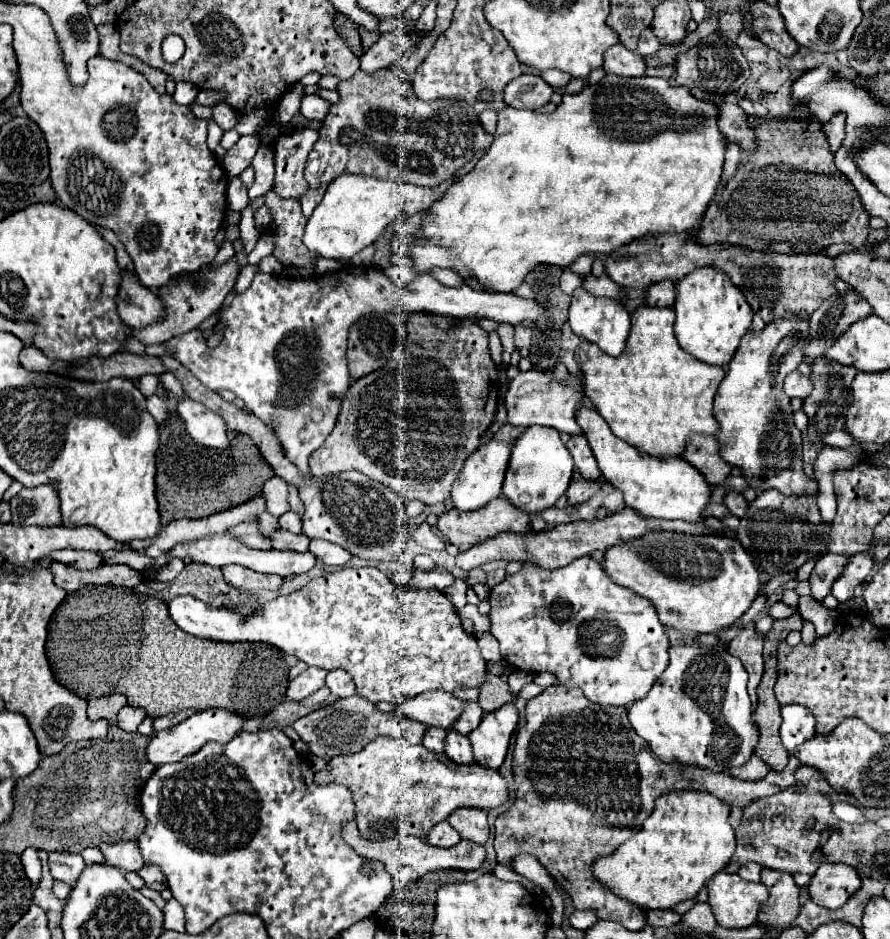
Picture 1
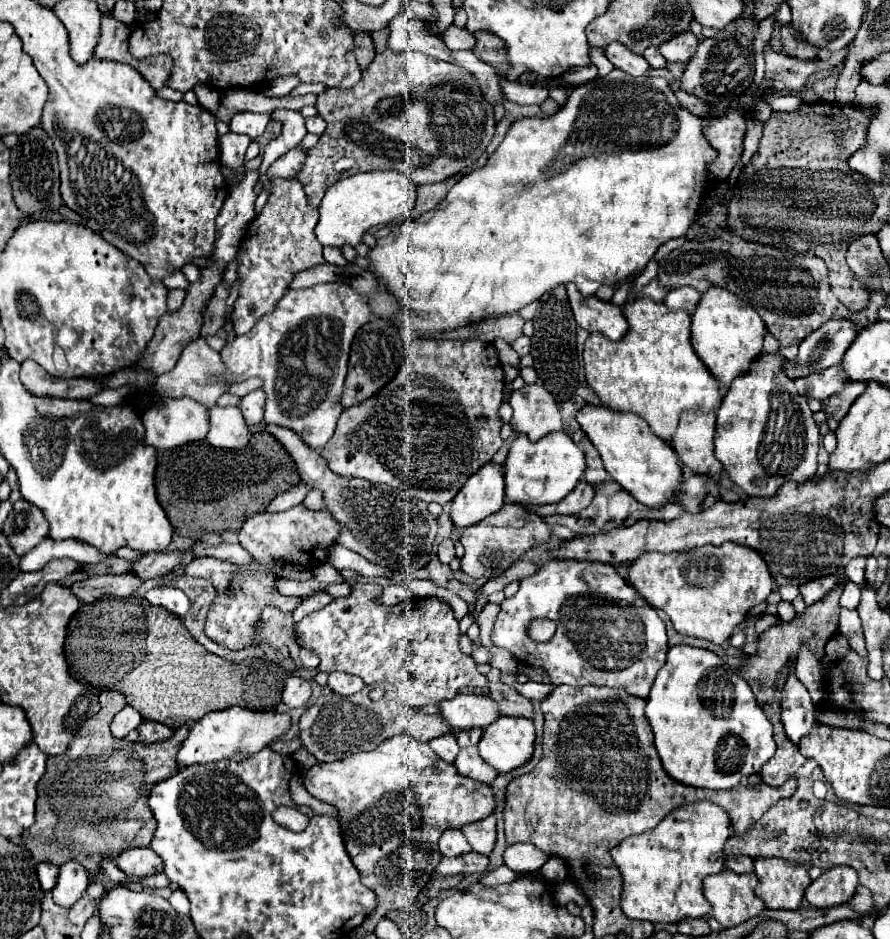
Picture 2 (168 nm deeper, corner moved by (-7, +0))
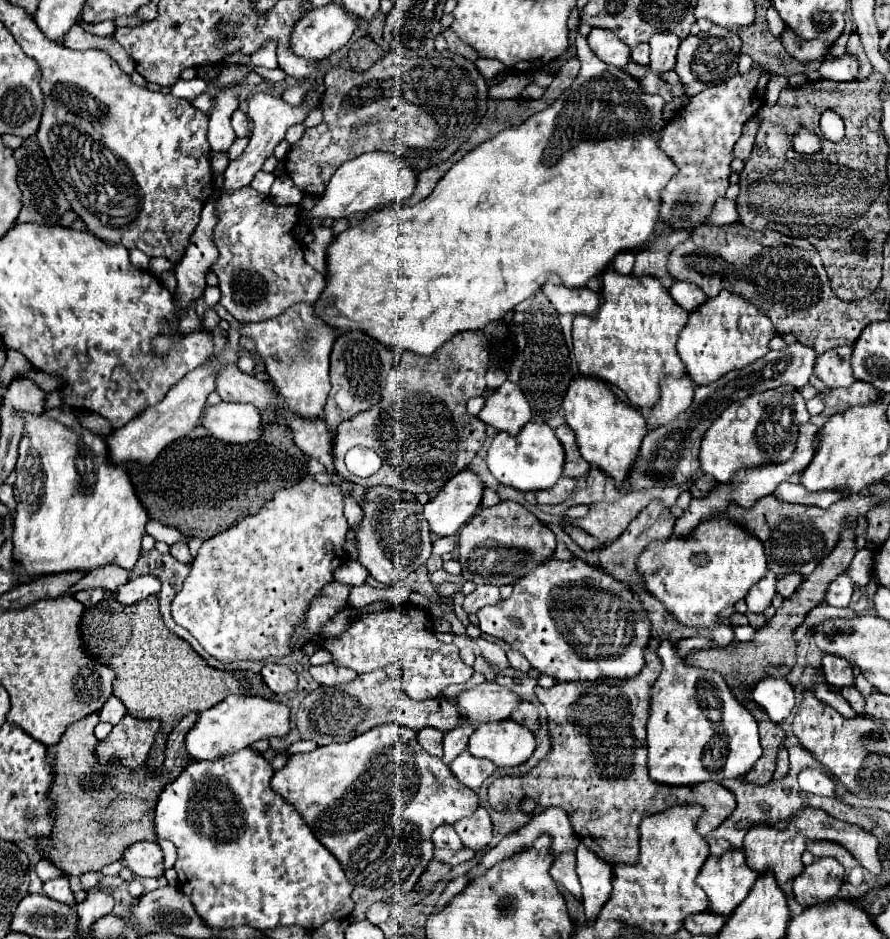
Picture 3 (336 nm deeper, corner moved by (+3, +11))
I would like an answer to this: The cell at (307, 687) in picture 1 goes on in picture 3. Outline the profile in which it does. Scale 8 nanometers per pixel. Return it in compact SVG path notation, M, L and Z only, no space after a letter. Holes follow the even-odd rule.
M270 663L270 665L264 665L262 671L260 671L262 679L266 681L266 685L276 693L276 695L282 695L282 693L290 693L296 689L296 673L292 669L288 669L286 665L280 665L280 663Z

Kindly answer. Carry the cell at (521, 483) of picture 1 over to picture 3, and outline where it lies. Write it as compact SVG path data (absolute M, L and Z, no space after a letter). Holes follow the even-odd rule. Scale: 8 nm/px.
M536 421L524 425L524 429L516 437L510 437L508 433L498 433L488 449L490 473L502 485L510 485L524 493L554 487L562 477L564 463L566 463L566 451L562 449L562 443L558 441L554 429L550 429L546 423L536 423Z

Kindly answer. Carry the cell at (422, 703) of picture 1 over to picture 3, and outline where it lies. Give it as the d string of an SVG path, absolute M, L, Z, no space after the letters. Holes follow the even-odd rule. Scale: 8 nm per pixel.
M484 681L468 691L462 691L456 697L456 705L462 723L476 727L482 721L508 719L518 705L518 695L504 685Z

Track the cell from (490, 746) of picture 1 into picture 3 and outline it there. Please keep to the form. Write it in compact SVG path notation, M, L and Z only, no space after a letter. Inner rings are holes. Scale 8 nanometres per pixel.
M516 721L482 723L470 737L468 751L474 757L486 757L496 767L514 767L524 763L536 747L534 733L522 729Z

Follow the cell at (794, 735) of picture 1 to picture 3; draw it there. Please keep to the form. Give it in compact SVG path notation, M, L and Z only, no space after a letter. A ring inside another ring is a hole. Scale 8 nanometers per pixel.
M768 677L758 681L758 685L752 691L752 699L766 709L768 717L774 723L782 723L796 705L794 687L786 677Z

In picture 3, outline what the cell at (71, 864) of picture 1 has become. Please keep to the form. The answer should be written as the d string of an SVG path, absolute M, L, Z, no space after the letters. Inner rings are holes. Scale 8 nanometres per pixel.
M66 875L62 877L56 877L56 879L50 879L44 883L44 895L54 899L54 901L60 901L60 903L74 903L74 895L70 891L70 881Z

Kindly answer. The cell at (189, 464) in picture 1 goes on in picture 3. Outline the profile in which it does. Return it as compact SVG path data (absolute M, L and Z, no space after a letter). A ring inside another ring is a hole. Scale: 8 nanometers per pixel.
M278 419L262 429L262 439L248 445L232 445L214 437L180 439L170 443L154 463L128 467L134 489L152 519L158 519L162 525L176 527L184 535L210 539L230 529L244 515L258 513L258 509L274 495L276 489L290 487L300 481L304 477L304 453L294 445L292 431L286 421Z

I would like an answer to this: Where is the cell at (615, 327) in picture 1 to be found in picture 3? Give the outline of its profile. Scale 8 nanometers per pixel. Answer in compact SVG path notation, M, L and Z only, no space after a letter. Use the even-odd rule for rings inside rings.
M558 275L548 277L548 281L542 287L544 295L552 301L558 313L572 313L572 315L588 315L594 317L600 307L598 293L590 291L588 287L582 289L568 289L560 281Z

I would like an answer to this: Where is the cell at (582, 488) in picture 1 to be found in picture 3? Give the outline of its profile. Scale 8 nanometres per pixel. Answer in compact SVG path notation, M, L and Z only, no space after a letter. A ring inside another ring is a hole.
M562 477L554 487L544 489L544 491L536 491L536 501L542 505L558 505L570 497L574 487L576 487L576 479Z

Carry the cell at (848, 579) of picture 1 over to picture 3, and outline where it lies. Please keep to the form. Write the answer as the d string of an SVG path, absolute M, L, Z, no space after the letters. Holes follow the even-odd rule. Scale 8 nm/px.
M842 573L840 577L836 577L830 583L830 587L826 591L826 603L832 607L848 607L850 597L852 597L852 589L854 589L852 579L848 577L848 573Z

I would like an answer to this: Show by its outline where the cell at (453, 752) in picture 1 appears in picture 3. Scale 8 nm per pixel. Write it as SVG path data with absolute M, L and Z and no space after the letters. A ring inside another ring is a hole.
M468 751L460 753L460 757L450 763L450 771L454 773L454 777L456 777L462 785L470 787L472 791L478 791L480 785L484 783L484 779L494 773L494 769L496 769L496 767L494 767L492 761L478 759L478 757L470 755Z

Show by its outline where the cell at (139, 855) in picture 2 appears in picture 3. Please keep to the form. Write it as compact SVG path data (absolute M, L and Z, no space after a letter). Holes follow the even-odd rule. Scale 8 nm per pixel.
M138 841L126 849L122 863L138 877L158 877L164 873L162 849L156 841Z

